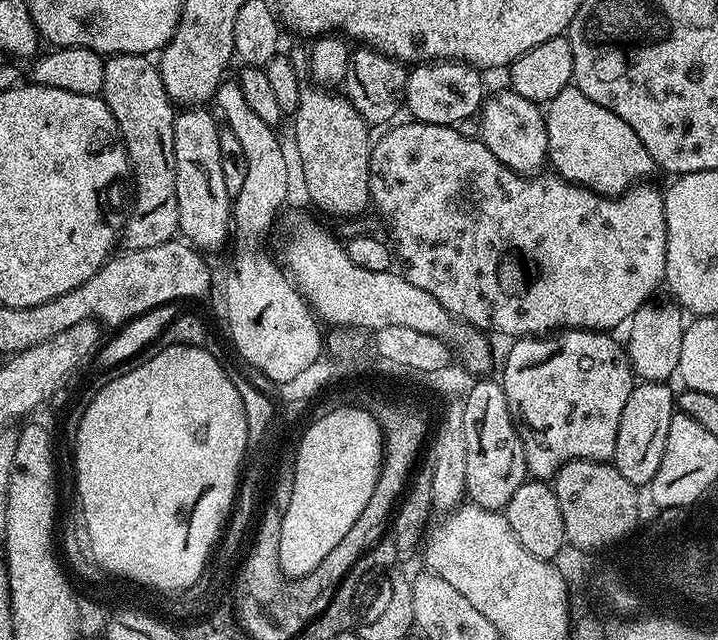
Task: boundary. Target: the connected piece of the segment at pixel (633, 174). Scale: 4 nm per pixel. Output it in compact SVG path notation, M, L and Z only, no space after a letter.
M574 86L562 90L562 94L548 101L544 121L548 135L548 160L556 167L553 168L555 175L570 181L571 184L581 184L599 196L615 198L632 185L647 181L651 177L648 175L657 171L646 146L638 142L638 134L634 134L634 130L630 130L630 126L626 126L626 122L622 122L618 114L606 110L606 106L598 106L598 102L590 102L590 98L586 98L586 94L582 94L582 90Z

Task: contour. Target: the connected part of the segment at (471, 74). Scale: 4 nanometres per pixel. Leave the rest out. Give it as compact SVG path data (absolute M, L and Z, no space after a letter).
M442 60L439 62L425 62L417 64L409 71L408 81L406 82L406 94L404 102L406 112L409 112L413 121L422 124L447 124L449 126L463 125L463 120L468 120L477 115L480 105L486 99L484 92L484 80L481 69L474 68L470 64L462 64L459 60Z

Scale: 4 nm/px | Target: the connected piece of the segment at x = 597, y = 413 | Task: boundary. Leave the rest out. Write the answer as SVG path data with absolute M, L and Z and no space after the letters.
M570 328L557 331L555 334L545 335L543 338L526 336L515 341L516 344L508 352L508 357L504 360L504 393L508 409L512 415L512 421L516 423L516 432L520 435L522 450L526 454L526 466L528 467L529 477L545 482L551 481L556 472L566 462L571 460L602 460L611 461L614 454L614 442L618 442L618 422L622 418L622 410L626 406L626 398L630 398L634 387L634 373L632 364L628 361L627 351L607 332L586 332L583 328Z

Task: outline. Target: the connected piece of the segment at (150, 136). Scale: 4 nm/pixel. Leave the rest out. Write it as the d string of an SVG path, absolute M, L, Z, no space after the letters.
M118 54L109 56L104 61L102 70L102 90L100 96L106 102L110 114L114 114L114 122L118 122L118 130L122 134L124 149L128 155L131 183L136 183L136 201L131 201L130 211L124 221L122 244L125 249L146 250L146 246L162 246L162 242L173 239L177 235L178 194L176 193L176 167L174 166L174 122L176 112L172 100L162 86L160 69L152 64L147 55Z

